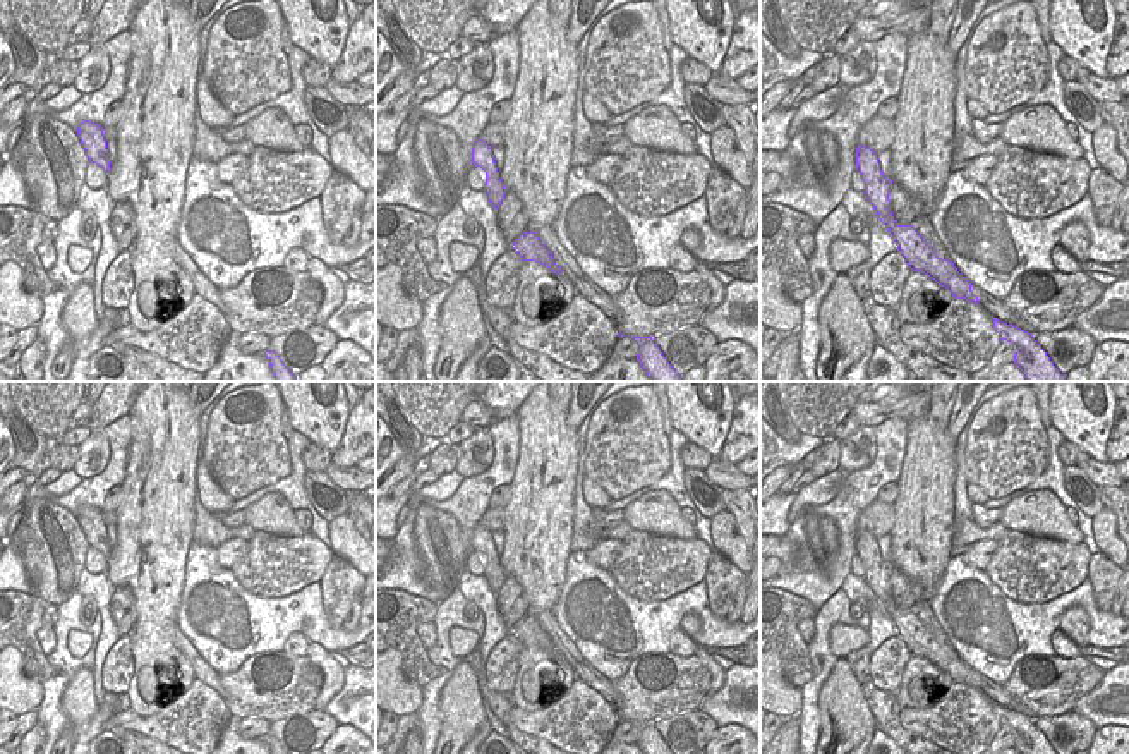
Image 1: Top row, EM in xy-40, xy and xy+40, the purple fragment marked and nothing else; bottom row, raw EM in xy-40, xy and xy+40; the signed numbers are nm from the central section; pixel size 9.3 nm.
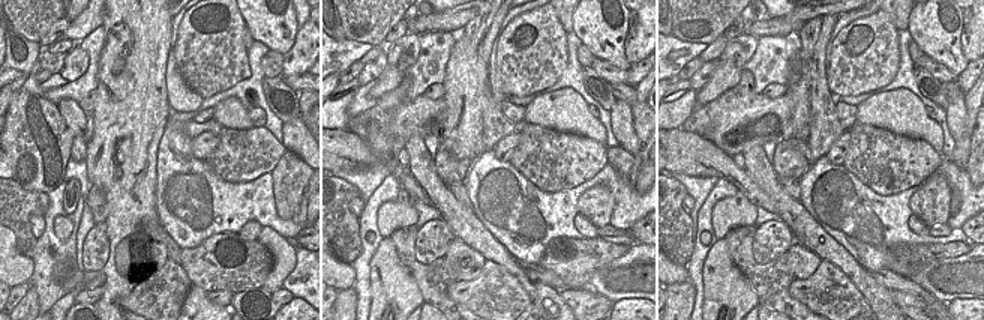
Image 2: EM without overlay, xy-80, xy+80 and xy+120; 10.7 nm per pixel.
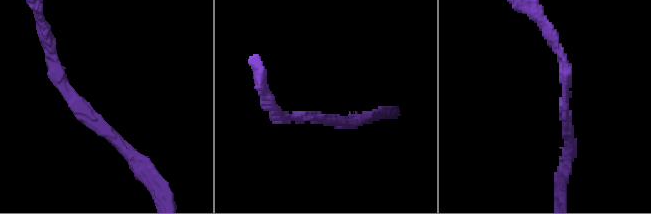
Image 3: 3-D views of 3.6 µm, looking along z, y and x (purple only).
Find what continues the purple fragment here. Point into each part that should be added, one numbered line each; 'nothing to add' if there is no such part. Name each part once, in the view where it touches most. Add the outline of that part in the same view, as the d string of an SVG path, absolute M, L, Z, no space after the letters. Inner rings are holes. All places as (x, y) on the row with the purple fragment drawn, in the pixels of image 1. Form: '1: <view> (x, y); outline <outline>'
nothing to add

